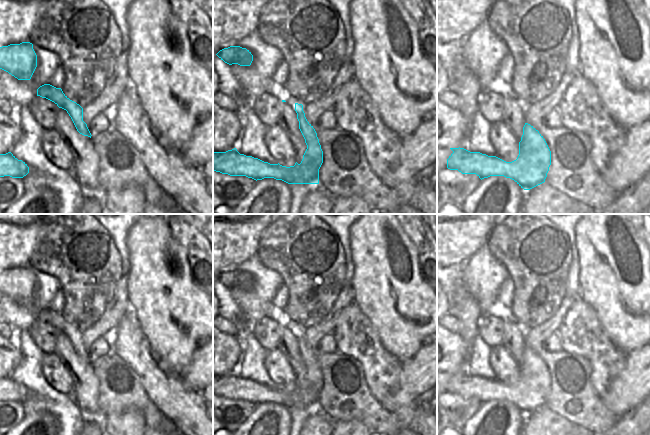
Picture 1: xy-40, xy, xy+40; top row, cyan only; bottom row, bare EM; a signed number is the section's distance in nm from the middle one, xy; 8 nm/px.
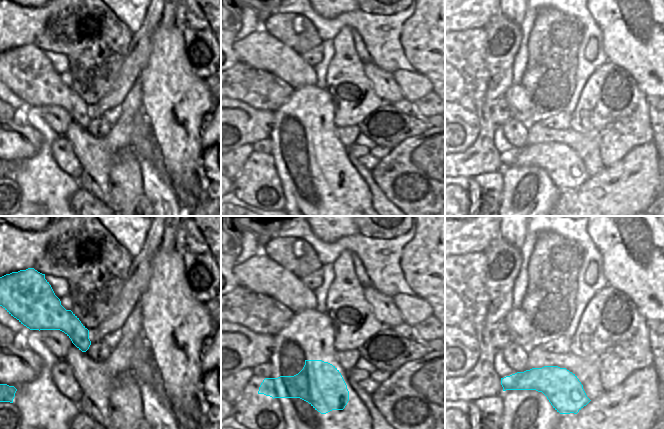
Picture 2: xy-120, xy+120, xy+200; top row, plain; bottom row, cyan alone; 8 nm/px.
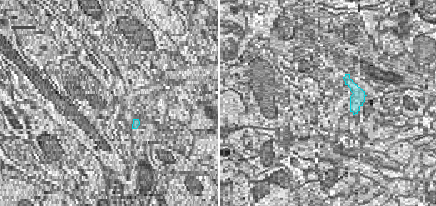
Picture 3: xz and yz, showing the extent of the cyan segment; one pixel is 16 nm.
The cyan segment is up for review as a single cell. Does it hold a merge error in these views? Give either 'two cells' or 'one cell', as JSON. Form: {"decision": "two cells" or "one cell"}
{"decision": "one cell"}

